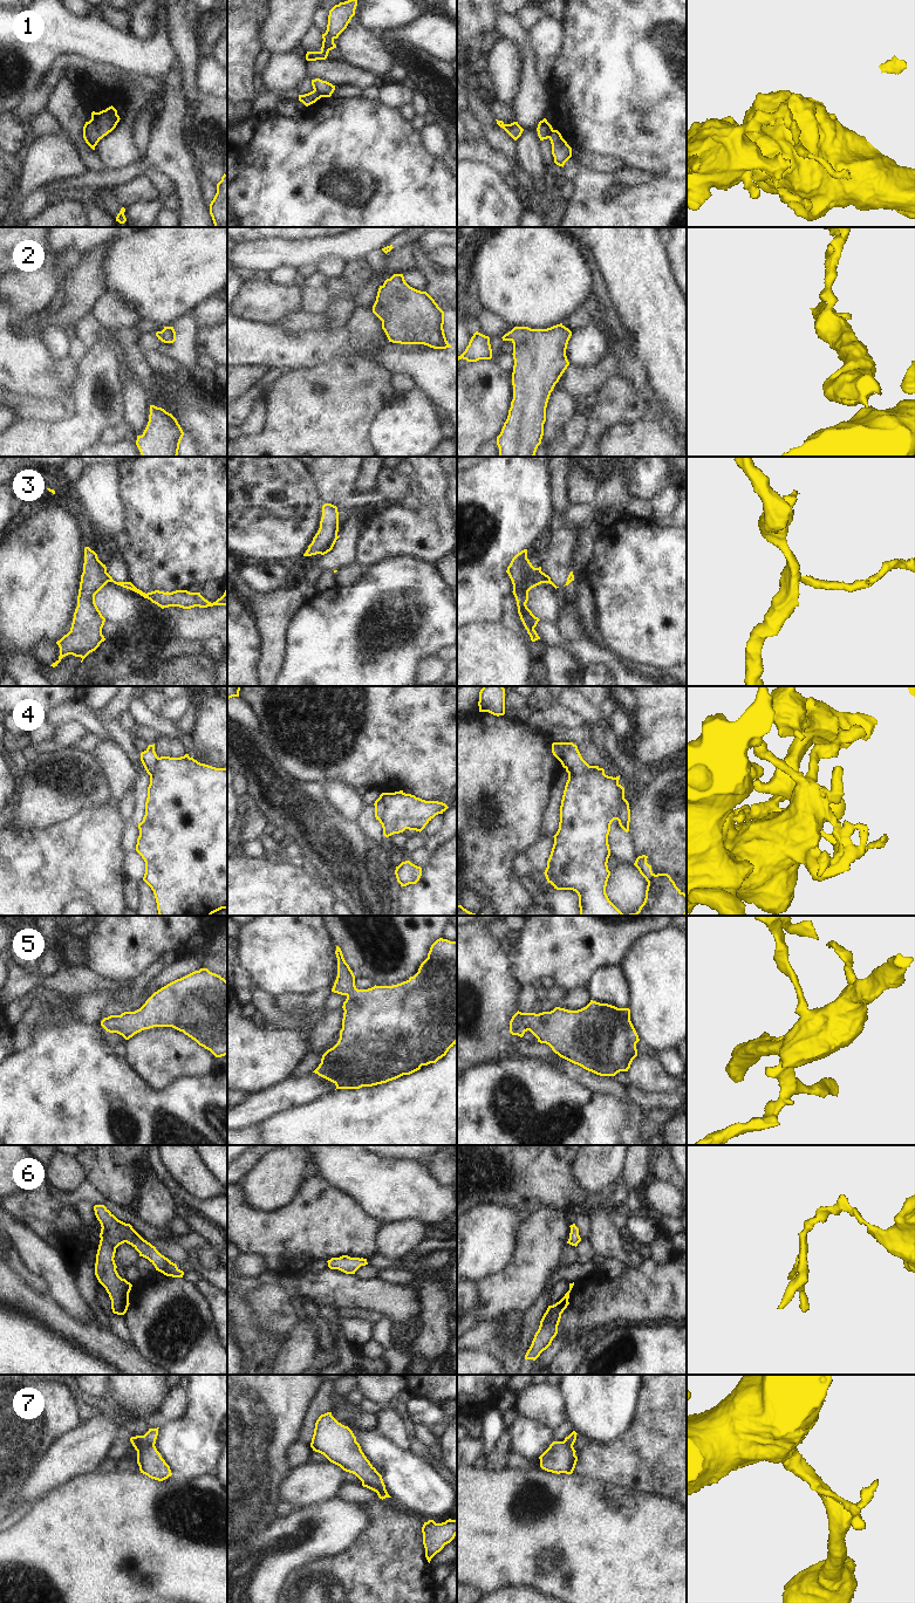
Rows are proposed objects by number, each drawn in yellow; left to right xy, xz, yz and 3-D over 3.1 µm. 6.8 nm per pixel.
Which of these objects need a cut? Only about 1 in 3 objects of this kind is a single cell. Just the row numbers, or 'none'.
1, 3, 4, 7.

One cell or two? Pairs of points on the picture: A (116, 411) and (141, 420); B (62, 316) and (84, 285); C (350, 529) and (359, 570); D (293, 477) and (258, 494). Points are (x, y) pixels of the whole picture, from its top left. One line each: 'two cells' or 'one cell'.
A: two cells
B: one cell
C: two cells
D: one cell

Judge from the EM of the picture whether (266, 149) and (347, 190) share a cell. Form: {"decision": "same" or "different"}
{"decision": "same"}

